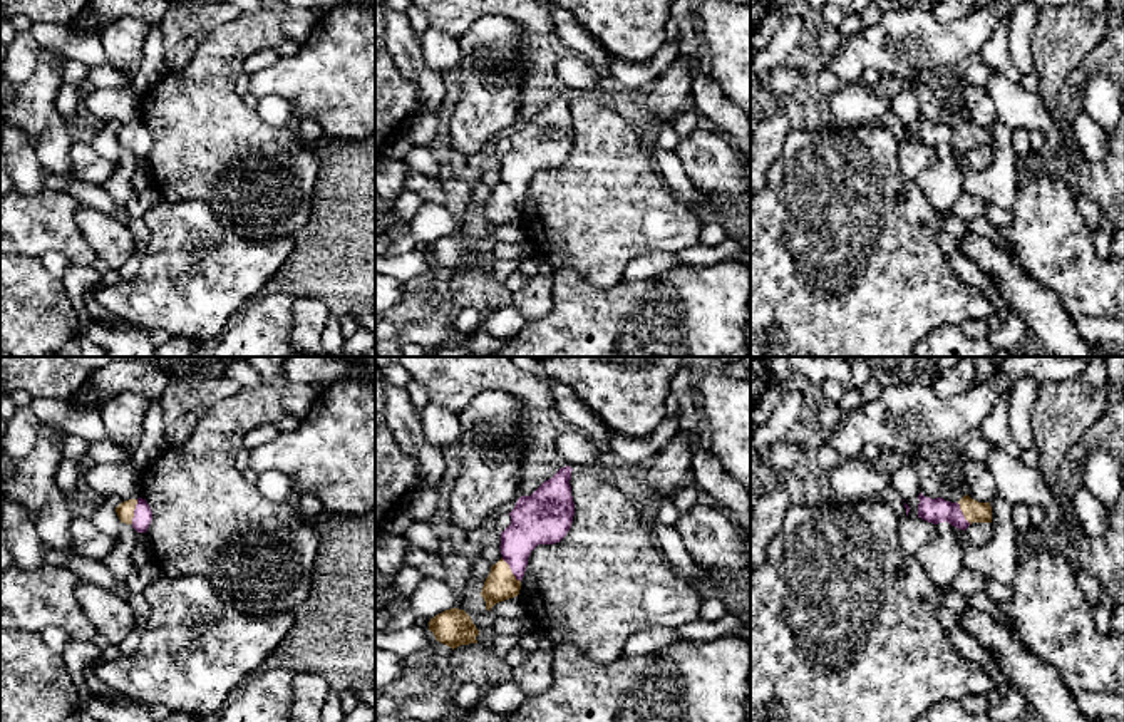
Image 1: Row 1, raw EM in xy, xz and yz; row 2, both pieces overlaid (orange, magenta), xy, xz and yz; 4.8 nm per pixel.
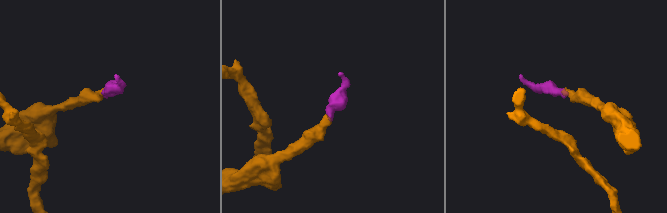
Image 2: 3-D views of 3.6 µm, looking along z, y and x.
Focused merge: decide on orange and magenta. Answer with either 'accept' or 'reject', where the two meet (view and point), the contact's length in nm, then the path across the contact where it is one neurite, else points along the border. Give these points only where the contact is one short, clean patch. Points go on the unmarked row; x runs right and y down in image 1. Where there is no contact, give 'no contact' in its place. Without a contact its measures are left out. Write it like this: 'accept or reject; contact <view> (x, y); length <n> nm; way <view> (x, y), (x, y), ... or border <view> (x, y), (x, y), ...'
accept; contact xz (510, 195); length 150 nm; way xz (501, 208), (510, 195), (516, 166), (531, 148)

